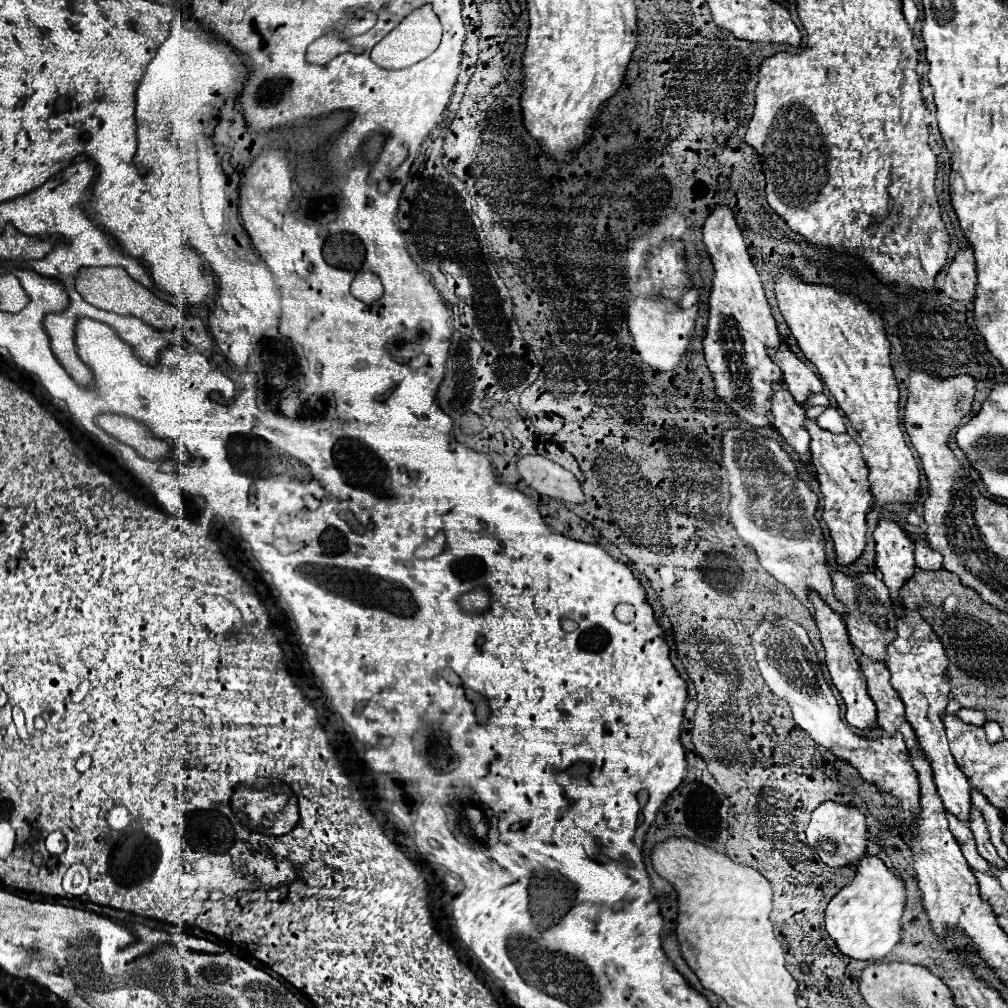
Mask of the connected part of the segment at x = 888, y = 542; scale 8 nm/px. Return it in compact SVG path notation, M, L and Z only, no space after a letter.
M885 518L879 520L879 526L873 536L877 542L875 564L881 570L883 582L891 592L891 600L899 604L897 592L905 584L905 580L913 576L913 568L915 568L913 546L915 544L899 522L885 520Z

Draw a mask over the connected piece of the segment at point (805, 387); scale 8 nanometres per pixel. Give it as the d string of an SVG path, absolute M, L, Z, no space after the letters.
M787 344L769 348L769 356L781 368L783 380L799 404L803 404L811 392L823 392L823 382L805 362L795 356L795 352Z

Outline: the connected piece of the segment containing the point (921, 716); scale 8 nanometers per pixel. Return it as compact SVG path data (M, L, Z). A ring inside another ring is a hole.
M905 610L903 616L897 618L897 638L889 642L887 648L887 660L885 660L889 672L891 672L891 686L899 692L903 704L905 704L905 716L907 722L913 726L921 750L931 760L935 786L939 796L943 798L943 804L949 812L953 812L959 820L969 820L969 782L965 780L965 774L961 768L957 768L957 762L953 760L953 754L947 744L945 726L941 714L945 714L947 702L949 702L949 682L947 682L947 652L933 632L933 628L923 620L919 610Z

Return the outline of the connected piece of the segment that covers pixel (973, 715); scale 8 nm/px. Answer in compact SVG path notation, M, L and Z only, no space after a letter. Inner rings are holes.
M961 708L957 712L957 718L963 722L969 722L969 724L977 724L977 726L985 724L985 714L981 710L973 710L973 708Z

